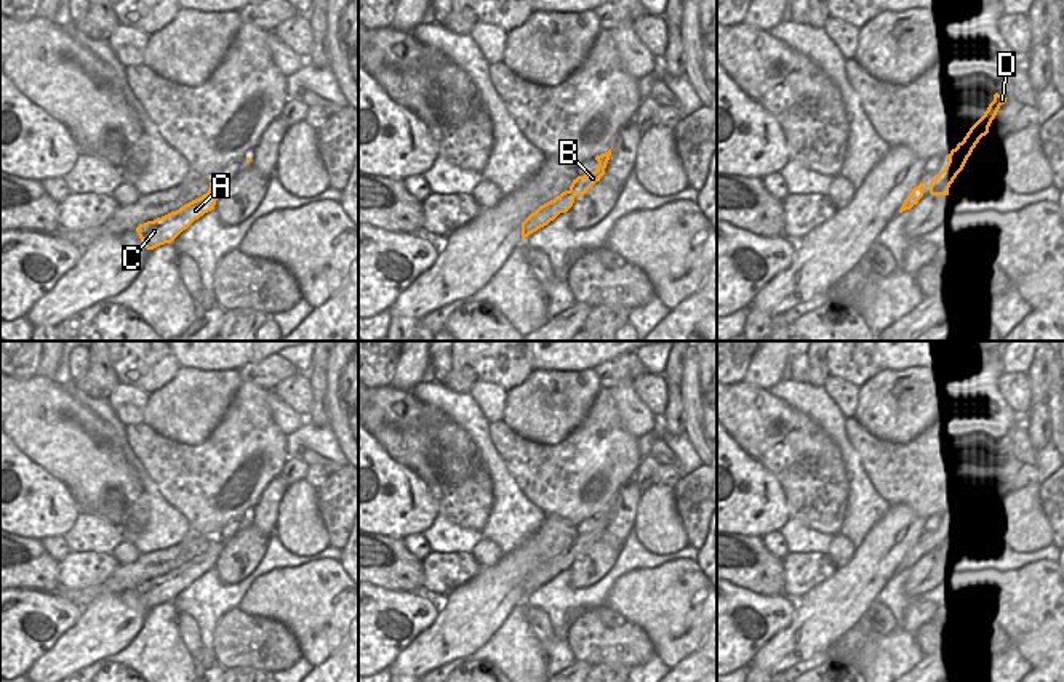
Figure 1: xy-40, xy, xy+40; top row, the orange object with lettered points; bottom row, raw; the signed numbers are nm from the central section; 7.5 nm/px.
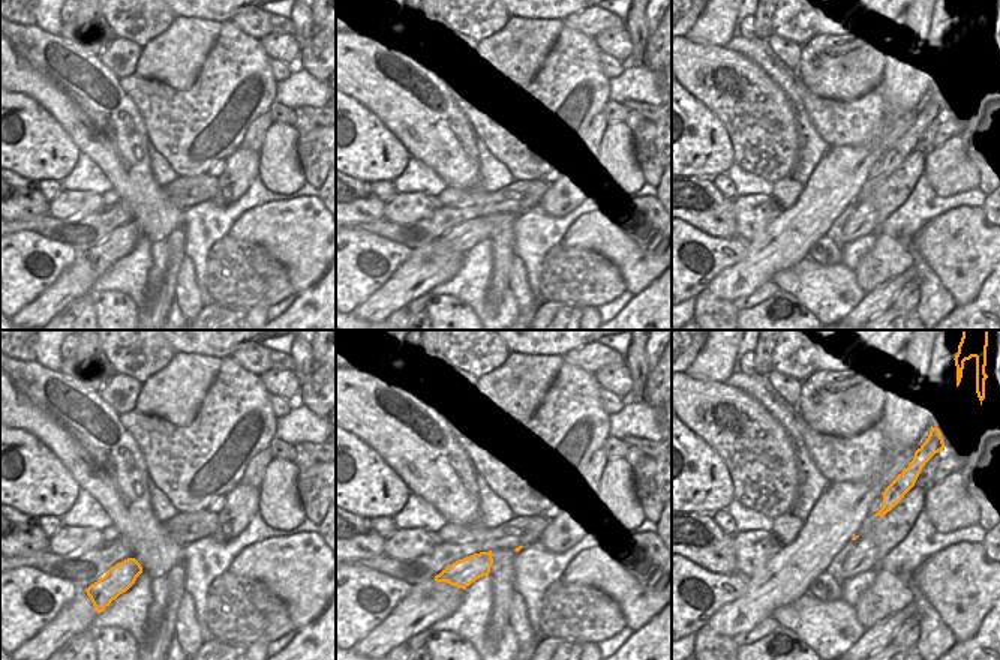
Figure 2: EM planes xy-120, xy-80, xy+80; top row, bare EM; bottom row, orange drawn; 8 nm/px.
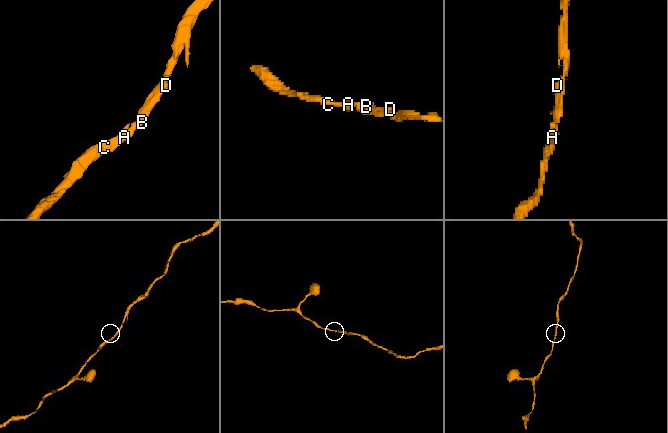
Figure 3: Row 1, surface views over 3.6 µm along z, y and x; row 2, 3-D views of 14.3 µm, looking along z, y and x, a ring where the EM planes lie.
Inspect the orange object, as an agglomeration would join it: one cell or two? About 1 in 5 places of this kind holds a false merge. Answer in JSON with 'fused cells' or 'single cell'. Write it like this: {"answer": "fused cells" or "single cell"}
{"answer": "single cell"}

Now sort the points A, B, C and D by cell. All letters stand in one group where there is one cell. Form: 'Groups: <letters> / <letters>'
Groups: A B C D.

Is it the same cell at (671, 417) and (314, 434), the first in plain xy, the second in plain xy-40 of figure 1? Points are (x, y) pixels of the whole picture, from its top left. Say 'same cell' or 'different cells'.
different cells

